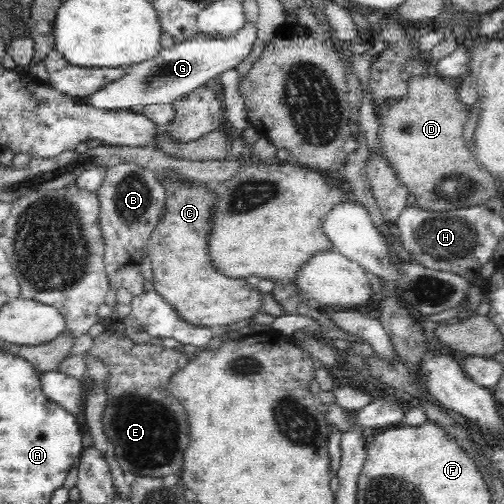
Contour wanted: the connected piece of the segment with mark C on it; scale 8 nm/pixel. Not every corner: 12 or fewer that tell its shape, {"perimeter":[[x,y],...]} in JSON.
{"perimeter":[[157,177],[146,245],[156,293],[193,326],[263,312],[214,267],[209,183]]}

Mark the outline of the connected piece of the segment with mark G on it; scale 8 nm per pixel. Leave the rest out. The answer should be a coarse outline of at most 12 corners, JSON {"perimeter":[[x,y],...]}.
{"perimeter":[[201,33],[71,99],[106,110],[174,103],[250,52],[234,38]]}

